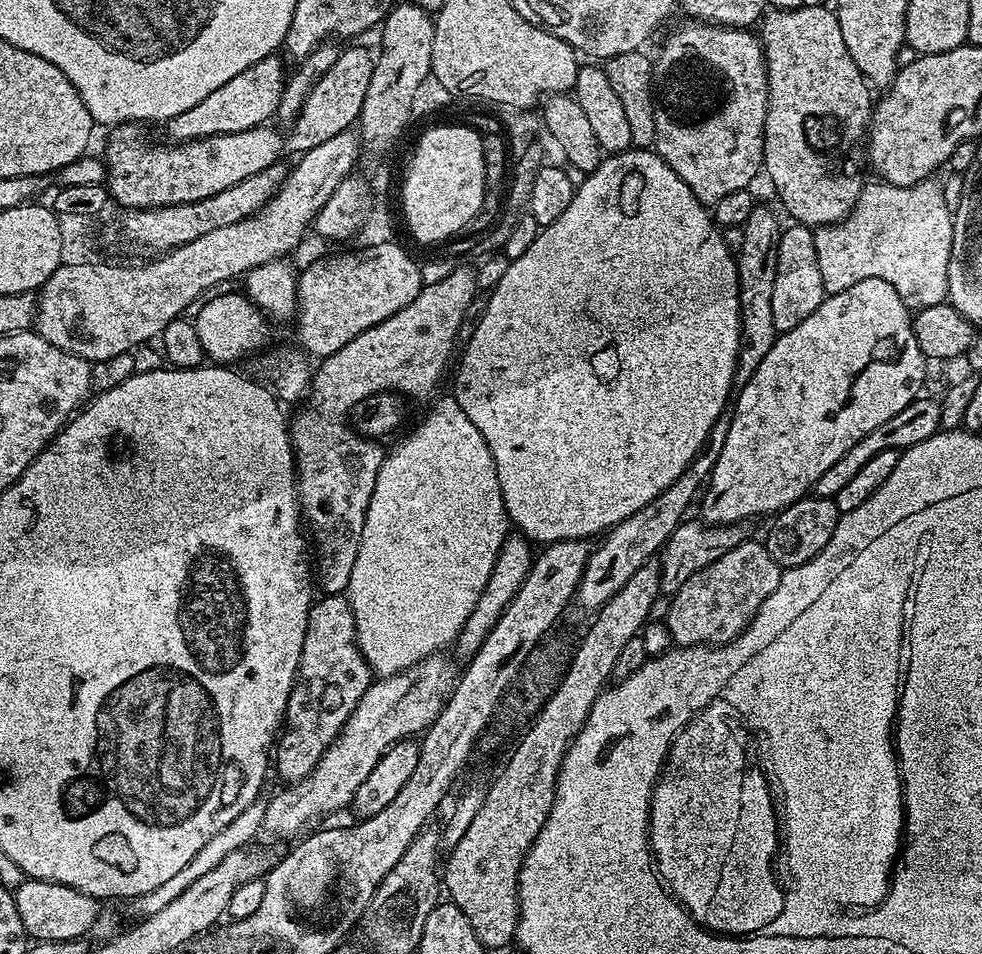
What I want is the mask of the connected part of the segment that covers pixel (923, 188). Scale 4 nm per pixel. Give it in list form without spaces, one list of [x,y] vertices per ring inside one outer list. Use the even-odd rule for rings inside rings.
[[[932,178],[919,180],[910,186],[865,183],[860,197],[852,207],[852,213],[846,219],[837,224],[821,224],[815,229],[814,250],[818,254],[818,270],[822,270],[825,293],[841,292],[854,286],[854,282],[862,282],[866,278],[882,278],[882,282],[890,282],[890,286],[898,290],[898,298],[909,309],[919,310],[947,301],[954,212],[950,204],[948,208],[943,190],[934,181]]]

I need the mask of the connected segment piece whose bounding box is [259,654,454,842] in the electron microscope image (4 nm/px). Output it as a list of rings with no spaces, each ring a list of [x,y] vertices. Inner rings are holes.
[[[440,654],[430,656],[407,672],[379,679],[370,685],[312,773],[285,787],[288,788],[285,792],[278,793],[272,801],[264,804],[259,835],[277,836],[287,842],[303,837],[321,823],[319,820],[323,816],[351,805],[352,795],[362,782],[366,782],[370,770],[374,770],[390,746],[427,732],[444,709],[448,694],[454,687],[454,676],[444,672],[442,657]]]

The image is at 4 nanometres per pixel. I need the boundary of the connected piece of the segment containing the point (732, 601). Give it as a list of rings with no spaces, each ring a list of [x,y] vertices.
[[[759,539],[743,540],[734,550],[726,550],[722,558],[710,562],[698,574],[690,574],[677,592],[671,593],[669,616],[666,619],[673,645],[689,648],[695,644],[728,644],[746,630],[758,614],[762,602],[778,590],[781,569],[770,558]]]

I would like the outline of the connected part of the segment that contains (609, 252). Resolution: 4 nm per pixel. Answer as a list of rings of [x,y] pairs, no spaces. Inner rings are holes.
[[[631,147],[627,152],[613,152],[605,155],[597,168],[587,173],[585,181],[576,188],[574,198],[570,198],[570,206],[566,206],[565,212],[536,235],[534,242],[530,242],[530,250],[526,250],[526,254],[522,254],[507,266],[509,268],[501,274],[500,281],[497,282],[496,289],[493,290],[492,297],[489,298],[488,305],[485,306],[484,313],[481,314],[480,321],[477,322],[476,329],[473,330],[472,337],[464,348],[464,357],[456,368],[456,381],[450,388],[451,395],[455,396],[458,406],[462,406],[466,418],[474,422],[478,434],[486,438],[486,446],[490,446],[498,486],[502,490],[504,509],[508,511],[509,521],[514,525],[517,533],[540,546],[563,540],[588,540],[596,535],[599,537],[601,534],[607,534],[610,529],[621,524],[626,518],[630,518],[630,514],[638,514],[638,510],[642,510],[646,502],[652,502],[658,494],[662,494],[662,490],[666,490],[666,486],[670,486],[670,482],[674,482],[674,478],[678,478],[678,474],[682,474],[682,470],[686,470],[686,466],[690,466],[696,459],[700,448],[708,440],[714,422],[718,422],[718,418],[725,415],[729,407],[730,397],[734,392],[732,379],[736,373],[736,359],[740,349],[740,287],[736,257],[723,241],[723,234],[716,221],[712,219],[711,211],[702,201],[694,198],[694,190],[690,190],[690,186],[686,186],[686,182],[682,182],[682,178],[678,178],[678,174],[674,174],[670,166],[666,166],[666,162],[656,151]]]

